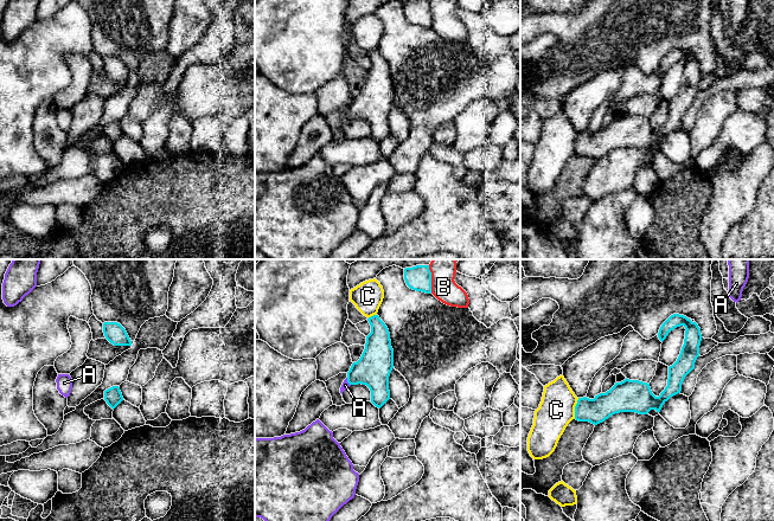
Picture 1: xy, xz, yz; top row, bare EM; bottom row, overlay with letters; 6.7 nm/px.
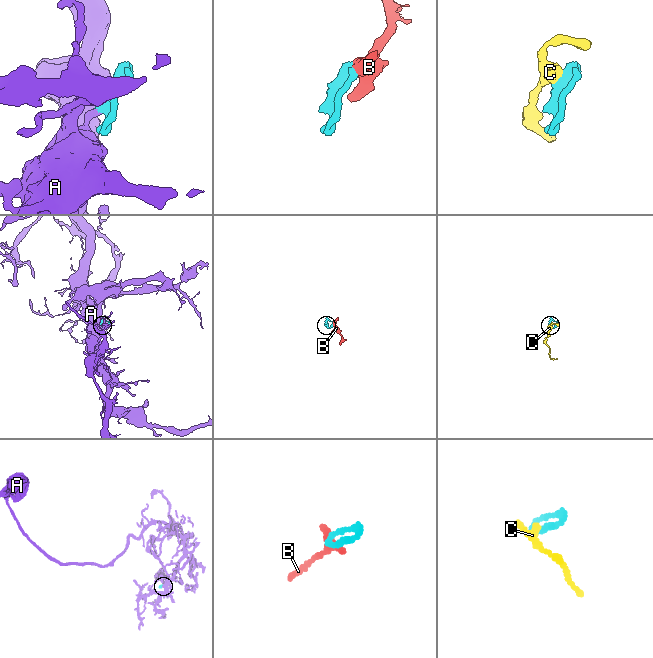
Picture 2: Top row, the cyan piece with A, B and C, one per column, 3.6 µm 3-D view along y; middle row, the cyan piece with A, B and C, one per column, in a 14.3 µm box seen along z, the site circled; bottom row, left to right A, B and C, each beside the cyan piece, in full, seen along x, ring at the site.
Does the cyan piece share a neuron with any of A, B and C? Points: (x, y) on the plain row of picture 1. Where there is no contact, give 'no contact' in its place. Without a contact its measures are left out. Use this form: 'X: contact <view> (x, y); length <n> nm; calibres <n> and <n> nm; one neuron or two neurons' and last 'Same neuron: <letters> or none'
A: contact xz (347, 116); length 60 nm; calibres 240 and 50 nm; one neuron
B: contact xz (430, 13); length 190 nm; calibres 170 and 170 nm; two neurons
C: contact yz (575, 143); length 150 nm; calibres 170 and 240 nm; two neurons
Same neuron: A

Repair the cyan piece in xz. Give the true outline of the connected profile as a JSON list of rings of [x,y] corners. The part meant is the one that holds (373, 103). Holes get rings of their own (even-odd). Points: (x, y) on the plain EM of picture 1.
[[[378,50],[367,53],[371,67],[366,71],[365,84],[357,97],[353,97],[340,128],[351,120],[366,120],[371,126],[371,137],[380,143],[389,134],[389,111],[394,103],[394,84],[390,67]]]

